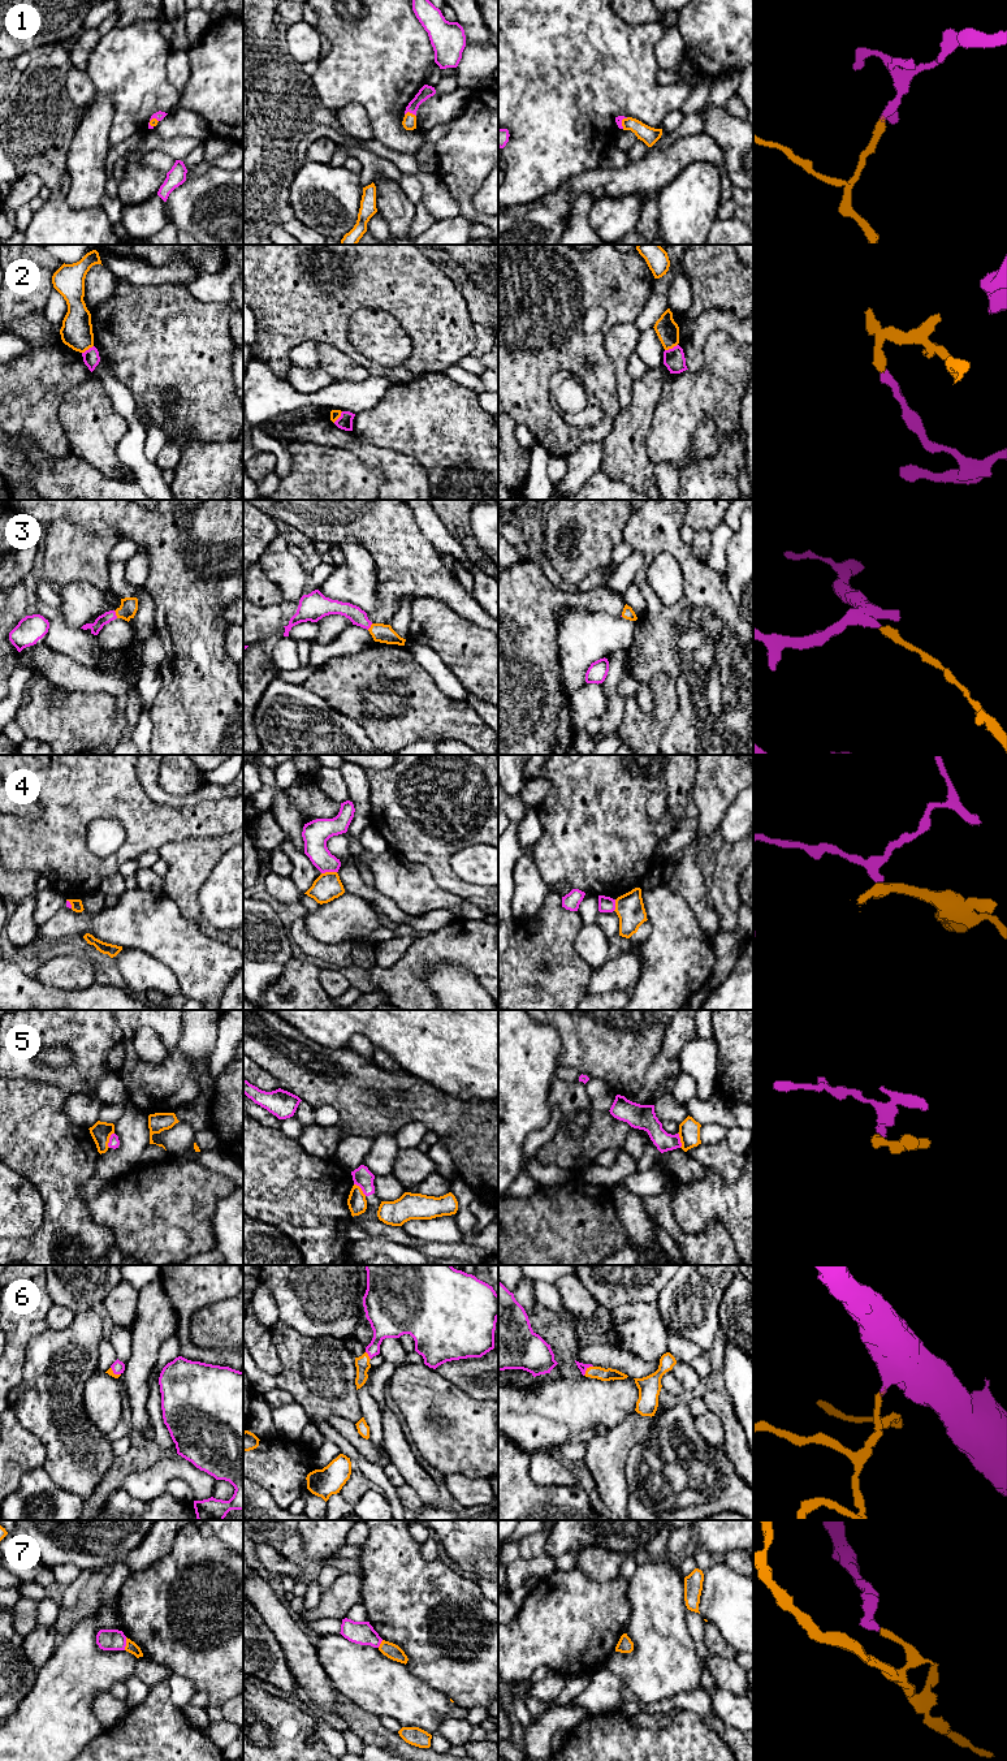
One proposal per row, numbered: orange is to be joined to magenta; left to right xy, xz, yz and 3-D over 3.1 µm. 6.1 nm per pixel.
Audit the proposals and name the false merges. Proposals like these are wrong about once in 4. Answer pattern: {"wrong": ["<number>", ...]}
{"wrong": ["2", "4", "5", "7"]}

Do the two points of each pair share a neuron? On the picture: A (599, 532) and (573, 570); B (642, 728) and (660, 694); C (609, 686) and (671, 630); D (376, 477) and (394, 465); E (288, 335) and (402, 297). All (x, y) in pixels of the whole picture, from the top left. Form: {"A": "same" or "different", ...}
{"A": "same", "B": "same", "C": "different", "D": "different", "E": "same"}

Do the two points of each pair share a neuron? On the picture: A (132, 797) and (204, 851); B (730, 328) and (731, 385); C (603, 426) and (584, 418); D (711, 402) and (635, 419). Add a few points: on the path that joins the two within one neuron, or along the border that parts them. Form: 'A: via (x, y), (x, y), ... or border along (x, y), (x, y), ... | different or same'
A: border along (219, 834), (167, 841), (160, 847) | different
B: border along (739, 344), (725, 332), (714, 331), (703, 352) | different
C: border along (601, 402), (601, 418), (595, 424), (567, 423) | different
D: border along (664, 387), (645, 445) | different

